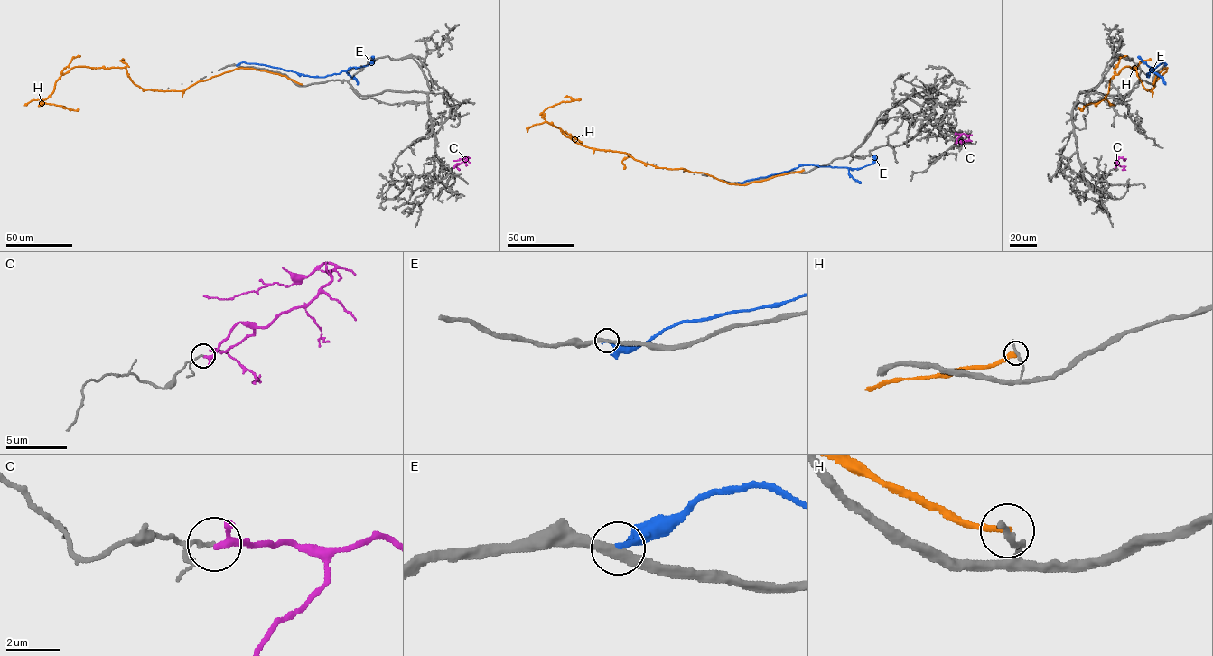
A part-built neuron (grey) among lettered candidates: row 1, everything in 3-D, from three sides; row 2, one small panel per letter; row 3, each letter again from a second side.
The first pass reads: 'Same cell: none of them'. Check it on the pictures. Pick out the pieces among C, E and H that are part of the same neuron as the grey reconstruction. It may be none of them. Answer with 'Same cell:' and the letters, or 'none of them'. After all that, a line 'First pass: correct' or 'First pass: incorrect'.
Same cell: none of them
First pass: correct

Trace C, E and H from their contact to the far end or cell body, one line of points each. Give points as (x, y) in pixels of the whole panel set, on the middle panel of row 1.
C: (955, 134), (966, 135), (969, 140), (955, 143)
E: (738, 182), (788, 171), (800, 165), (861, 168), (871, 164), (874, 155)
H: (803, 170), (728, 183), (585, 146), (542, 115), (573, 99), (564, 98)

